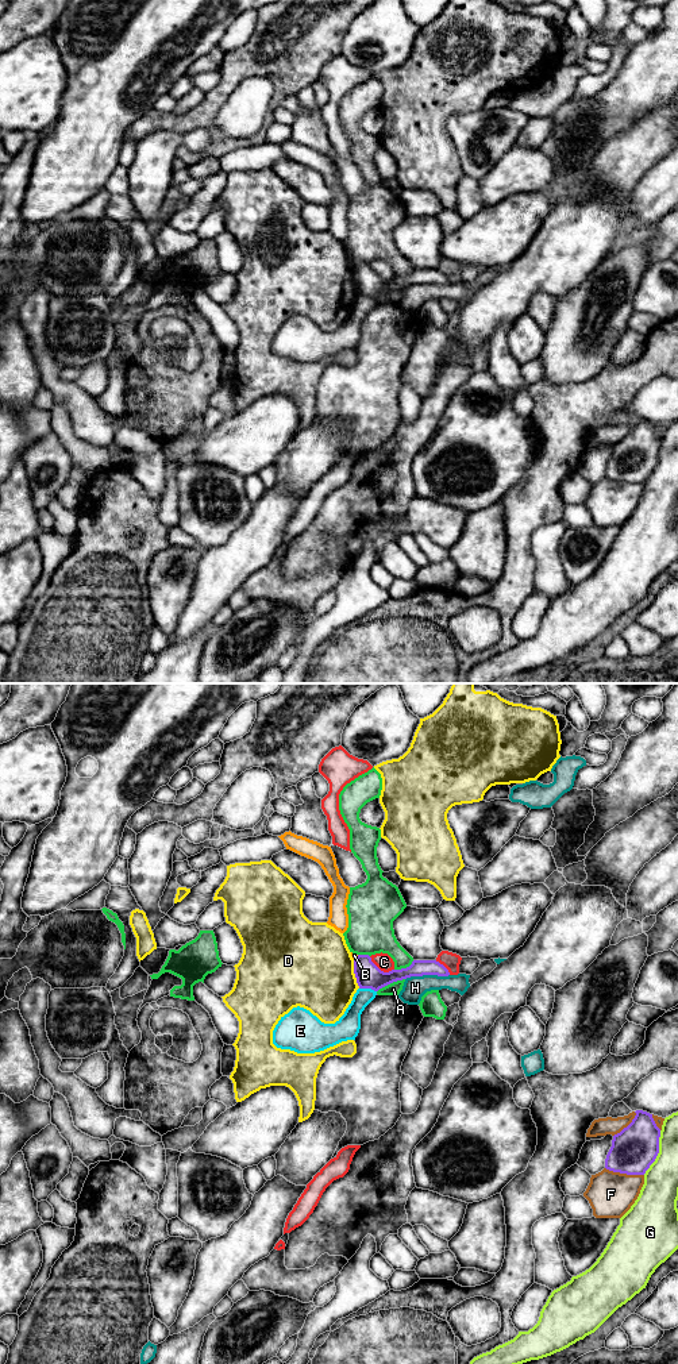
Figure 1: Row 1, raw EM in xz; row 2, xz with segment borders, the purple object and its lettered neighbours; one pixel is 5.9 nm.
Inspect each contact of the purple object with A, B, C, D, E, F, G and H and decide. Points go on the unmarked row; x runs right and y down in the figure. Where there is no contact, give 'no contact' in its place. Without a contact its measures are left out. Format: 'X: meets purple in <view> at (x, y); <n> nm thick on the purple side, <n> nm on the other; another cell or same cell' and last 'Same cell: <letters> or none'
A: meets purple in xz at (390, 291); 150 nm thick on the purple side, 80 nm on the other; another cell
B: meets purple in xz at (355, 266); 150 nm thick on the purple side, 30 nm on the other; another cell
C: meets purple in xz at (380, 278); 150 nm thick on the purple side, 100 nm on the other; another cell
D: meets purple in xz at (354, 281); 150 nm thick on the purple side, 480 nm on the other; another cell
E: meets purple in xz at (368, 296); 150 nm thick on the purple side, 140 nm on the other; another cell
F: meets purple in xz at (624, 481); 280 nm thick on the purple side, 280 nm on the other; another cell
G: meets purple in xz at (658, 461); 280 nm thick on the purple side, 220 nm on the other; another cell
H: meets purple in xz at (427, 282); 100 nm thick on the purple side, 140 nm on the other; another cell
Same cell: none

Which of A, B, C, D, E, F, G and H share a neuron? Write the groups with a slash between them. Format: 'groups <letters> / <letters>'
groups A E / B / C / D / F / G / H

